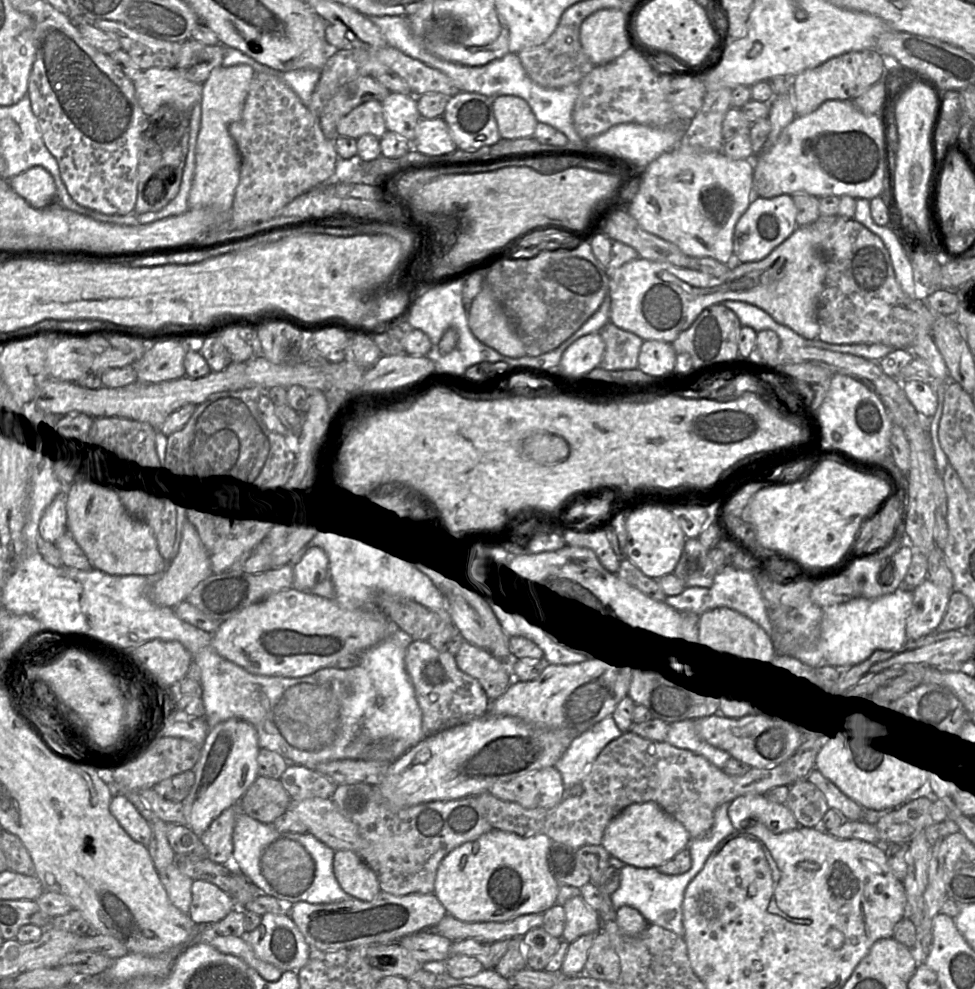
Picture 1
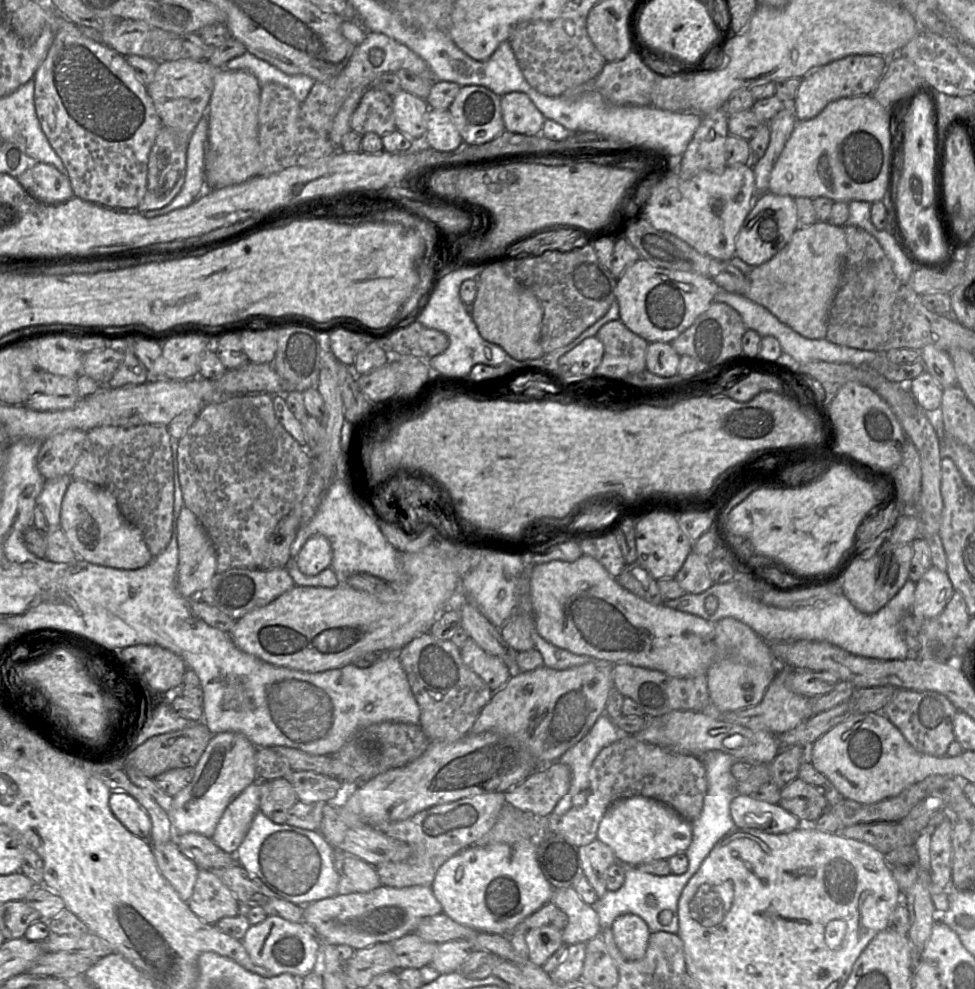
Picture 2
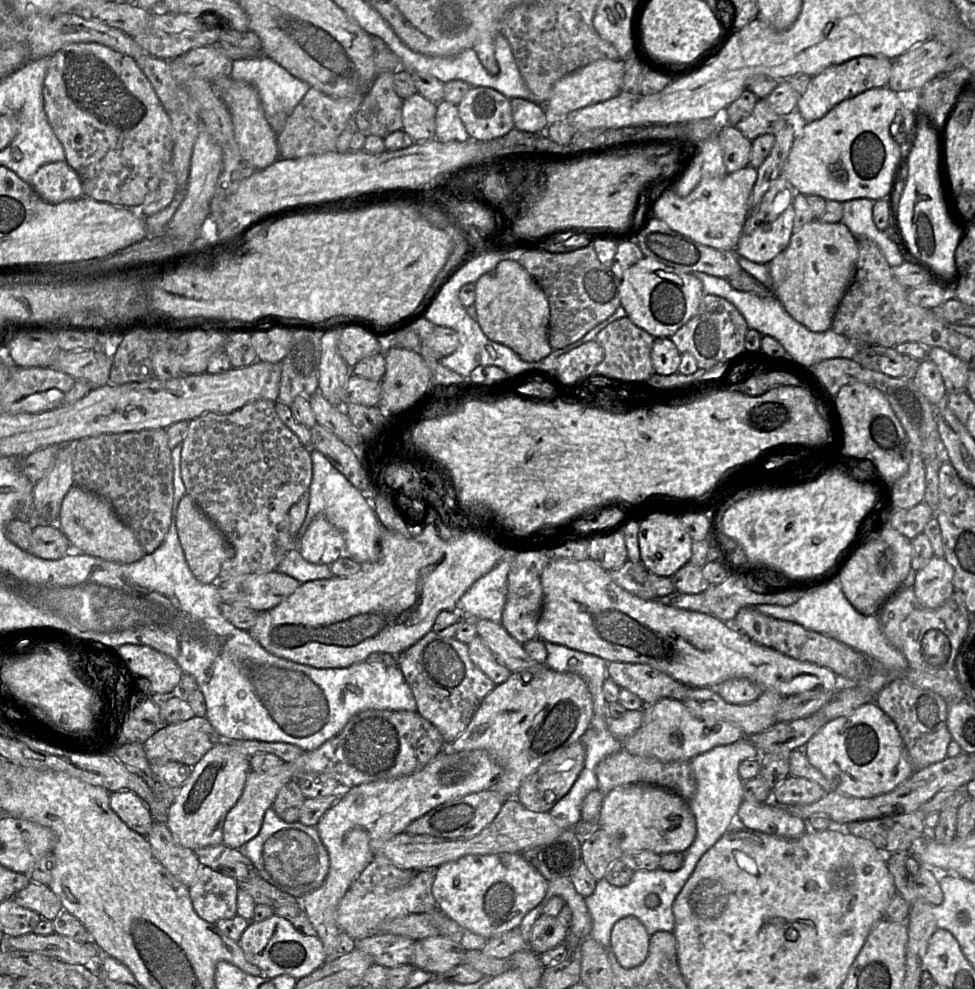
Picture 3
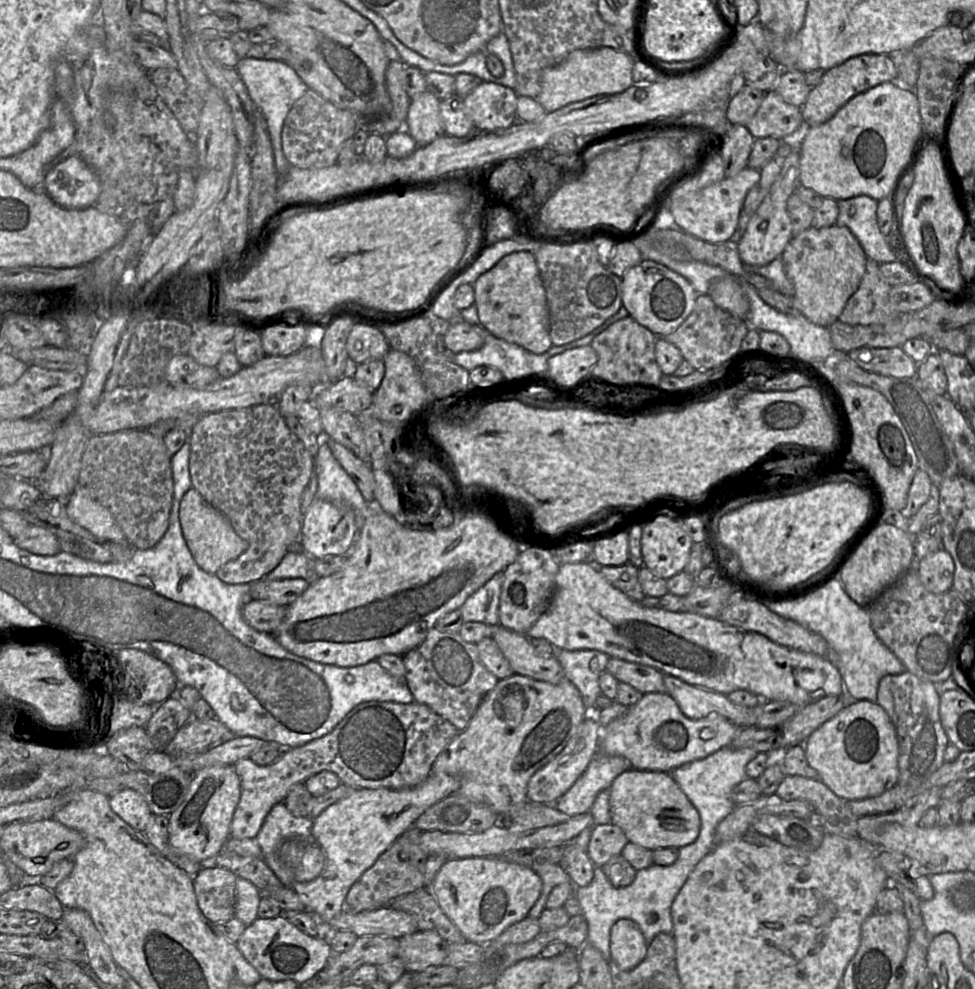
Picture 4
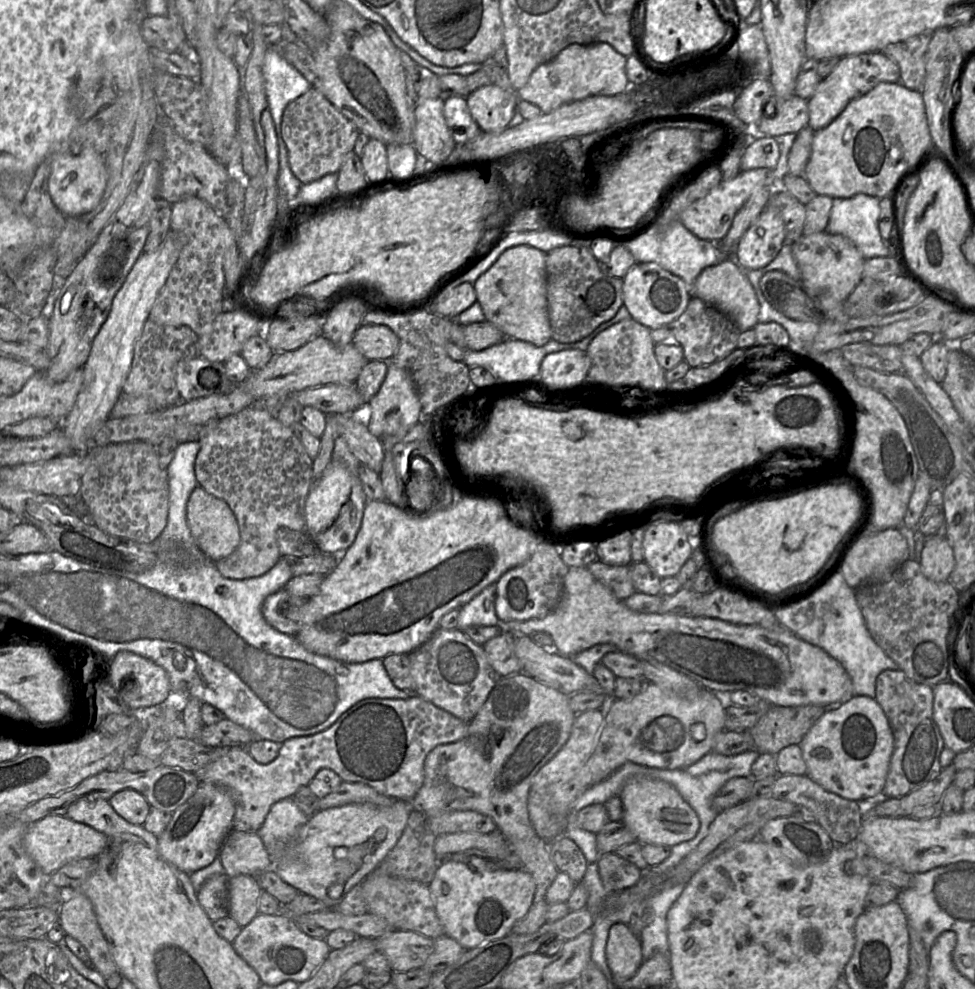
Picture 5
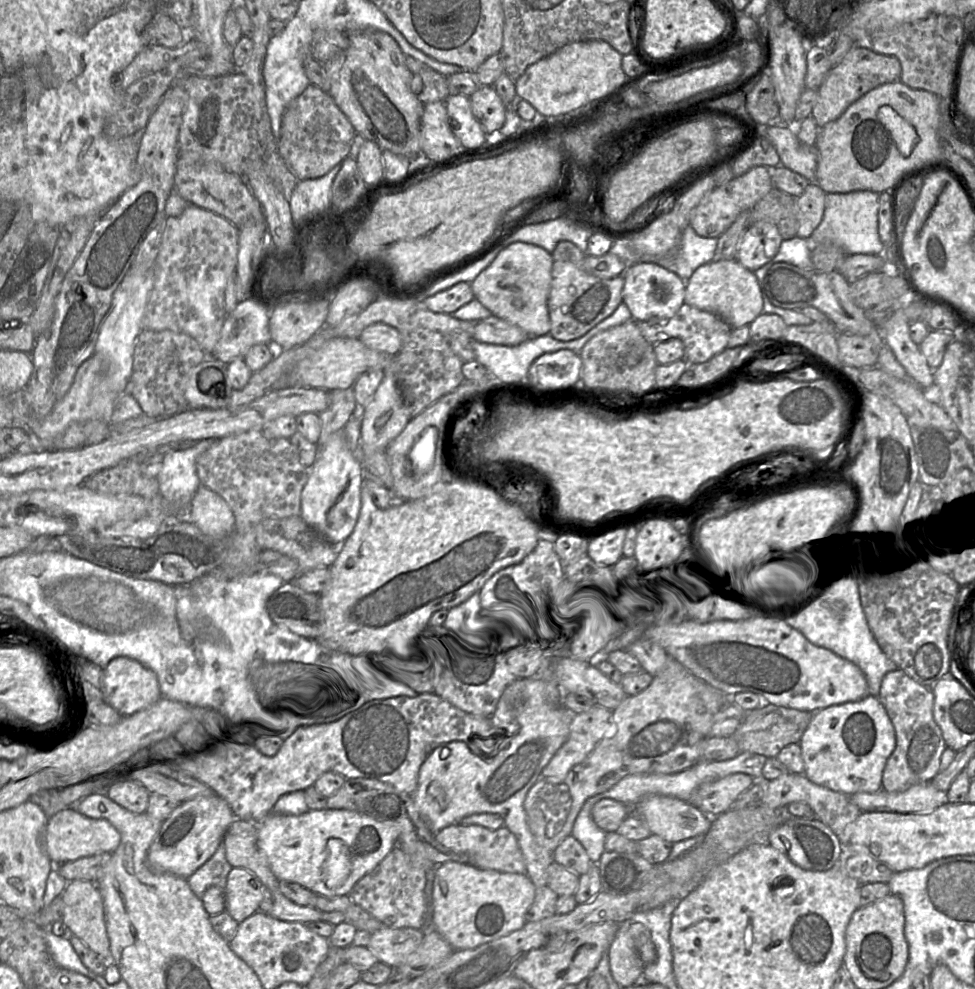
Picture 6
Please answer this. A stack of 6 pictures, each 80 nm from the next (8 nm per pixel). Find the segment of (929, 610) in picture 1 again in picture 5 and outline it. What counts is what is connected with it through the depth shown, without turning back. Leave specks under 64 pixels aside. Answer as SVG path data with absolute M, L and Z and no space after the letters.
M926 536L920 566L923 574L928 579L935 582L948 581L955 567L955 559L953 549L946 536Z

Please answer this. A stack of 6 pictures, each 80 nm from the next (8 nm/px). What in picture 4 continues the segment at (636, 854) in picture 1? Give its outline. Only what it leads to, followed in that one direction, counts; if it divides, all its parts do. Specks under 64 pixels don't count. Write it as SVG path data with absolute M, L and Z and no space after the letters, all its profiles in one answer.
M630 768L617 776L608 789L610 823L620 827L629 842L653 851L679 849L697 839L699 813L669 772Z

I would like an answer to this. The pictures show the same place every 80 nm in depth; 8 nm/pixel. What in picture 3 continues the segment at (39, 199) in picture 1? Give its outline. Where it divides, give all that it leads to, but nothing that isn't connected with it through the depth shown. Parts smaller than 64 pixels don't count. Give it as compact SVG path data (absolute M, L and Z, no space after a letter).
M66 161L41 166L33 175L30 185L43 200L52 204L84 196L79 175Z

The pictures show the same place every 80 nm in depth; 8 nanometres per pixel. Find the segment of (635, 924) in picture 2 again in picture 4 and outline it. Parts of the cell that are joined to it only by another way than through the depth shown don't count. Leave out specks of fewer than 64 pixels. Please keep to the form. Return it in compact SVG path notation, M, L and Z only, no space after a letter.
M617 920L610 930L610 954L616 965L624 971L637 967L645 958L648 943L633 920Z

